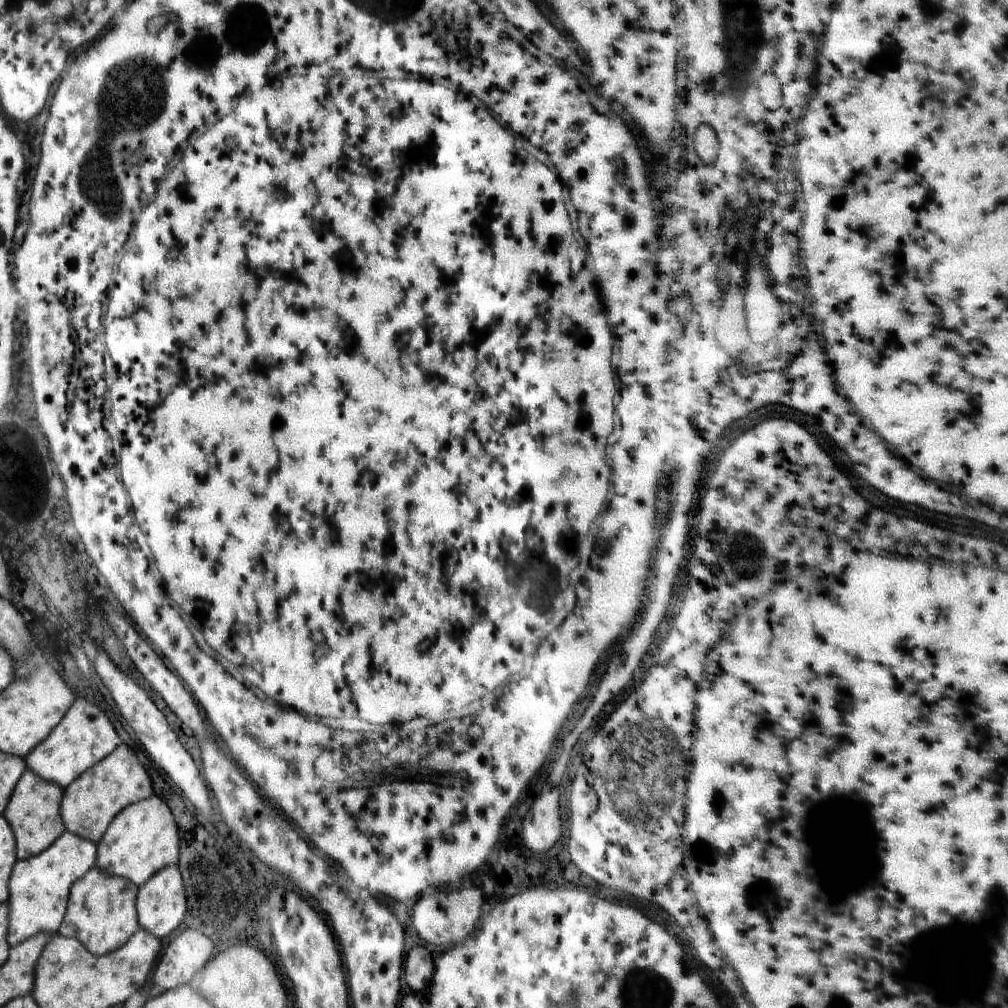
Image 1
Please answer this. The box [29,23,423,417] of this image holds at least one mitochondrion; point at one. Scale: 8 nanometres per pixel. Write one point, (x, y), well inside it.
(135, 99)

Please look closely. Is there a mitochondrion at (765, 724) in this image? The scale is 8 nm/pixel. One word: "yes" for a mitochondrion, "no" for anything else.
no

